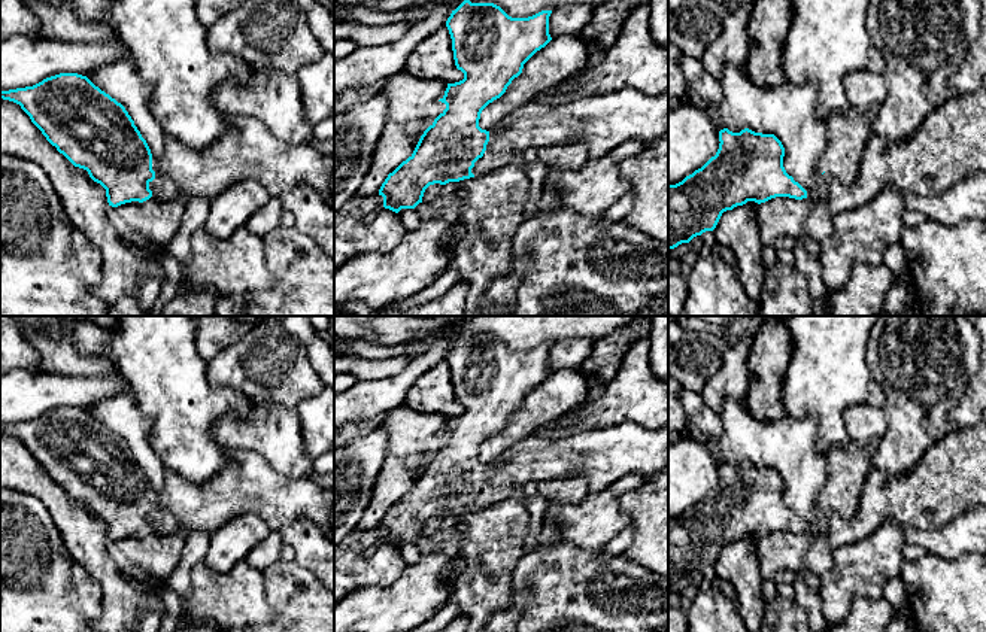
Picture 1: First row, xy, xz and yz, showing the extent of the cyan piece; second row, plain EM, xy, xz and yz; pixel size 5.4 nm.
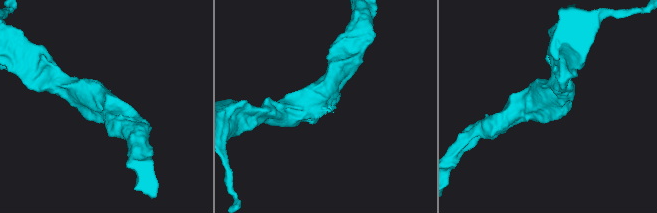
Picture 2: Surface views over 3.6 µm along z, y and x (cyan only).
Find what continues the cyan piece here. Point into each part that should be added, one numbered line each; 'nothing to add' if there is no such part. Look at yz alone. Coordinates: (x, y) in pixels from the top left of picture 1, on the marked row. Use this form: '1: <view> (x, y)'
nothing to add

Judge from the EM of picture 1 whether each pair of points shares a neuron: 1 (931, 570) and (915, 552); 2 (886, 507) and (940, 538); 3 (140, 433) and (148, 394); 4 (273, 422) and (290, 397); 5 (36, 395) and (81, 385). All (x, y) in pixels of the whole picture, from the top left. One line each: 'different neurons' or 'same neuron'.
1: different neurons
2: different neurons
3: different neurons
4: different neurons
5: same neuron

